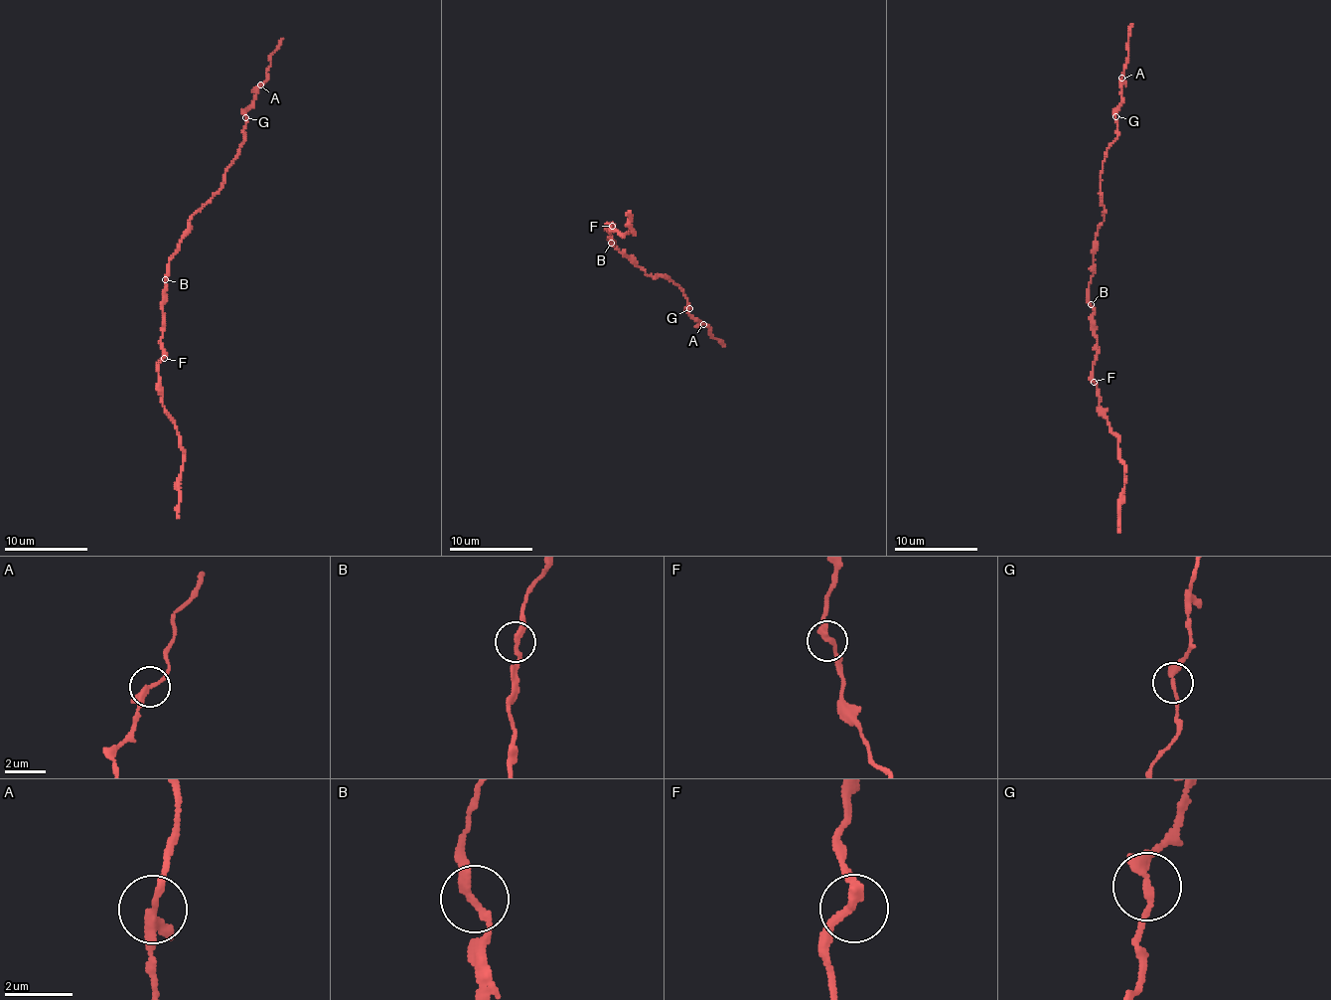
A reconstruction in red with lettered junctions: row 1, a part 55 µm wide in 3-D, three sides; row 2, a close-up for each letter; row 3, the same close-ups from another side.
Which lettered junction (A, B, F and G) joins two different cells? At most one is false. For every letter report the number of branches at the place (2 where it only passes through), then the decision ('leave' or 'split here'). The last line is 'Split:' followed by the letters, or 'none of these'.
A: branches 2; leave
B: branches 2; leave
F: branches 2; leave
G: branches 2; leave
Split: none of these

